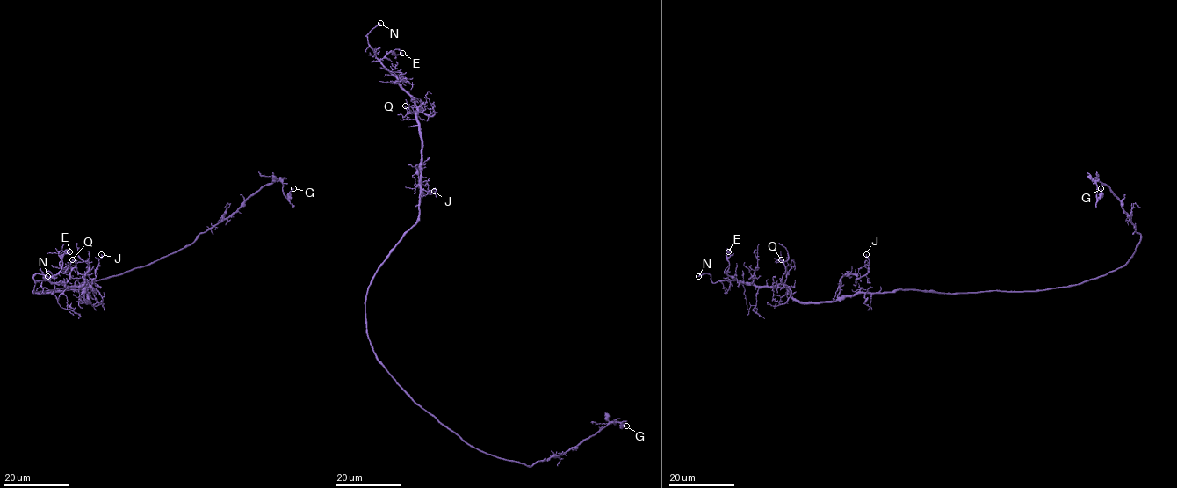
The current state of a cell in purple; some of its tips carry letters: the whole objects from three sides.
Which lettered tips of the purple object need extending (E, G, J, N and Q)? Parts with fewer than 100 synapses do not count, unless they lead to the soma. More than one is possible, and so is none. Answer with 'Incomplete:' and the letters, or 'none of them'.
Incomplete: N

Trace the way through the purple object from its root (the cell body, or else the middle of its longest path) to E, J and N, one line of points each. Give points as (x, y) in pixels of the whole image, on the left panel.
E: (37, 291), (83, 289), (89, 302), (84, 285), (47, 279), (61, 269), (58, 252), (69, 251)
J: (37, 291), (50, 293), (83, 289), (88, 297), (83, 277), (86, 274), (96, 277), (101, 254)
N: (37, 291), (83, 289), (89, 302), (84, 285), (33, 280), (37, 273), (47, 276)

